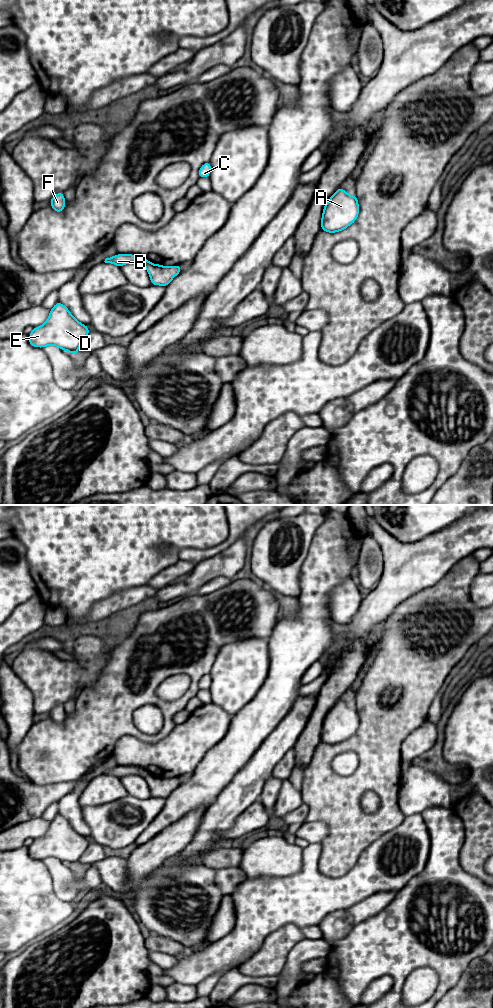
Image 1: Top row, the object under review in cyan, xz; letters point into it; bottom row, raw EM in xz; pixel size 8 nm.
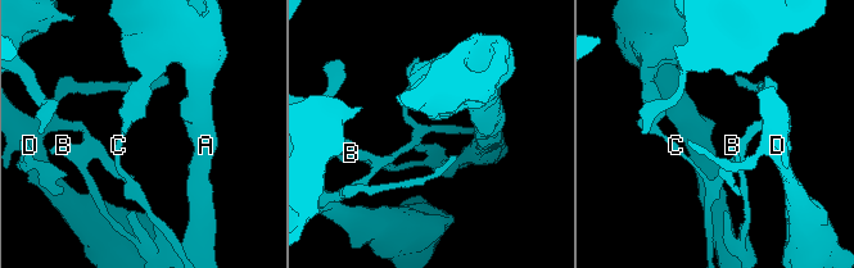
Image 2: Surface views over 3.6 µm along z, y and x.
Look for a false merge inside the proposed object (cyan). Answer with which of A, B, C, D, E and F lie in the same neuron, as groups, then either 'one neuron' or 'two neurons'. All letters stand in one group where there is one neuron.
A B / C D E F; two neurons

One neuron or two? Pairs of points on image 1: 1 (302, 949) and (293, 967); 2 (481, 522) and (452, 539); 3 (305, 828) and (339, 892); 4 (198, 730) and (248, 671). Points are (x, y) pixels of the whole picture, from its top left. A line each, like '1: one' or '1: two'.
1: one
2: one
3: two
4: two

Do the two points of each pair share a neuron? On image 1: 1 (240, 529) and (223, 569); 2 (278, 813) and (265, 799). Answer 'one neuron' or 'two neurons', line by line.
1: two neurons
2: two neurons

